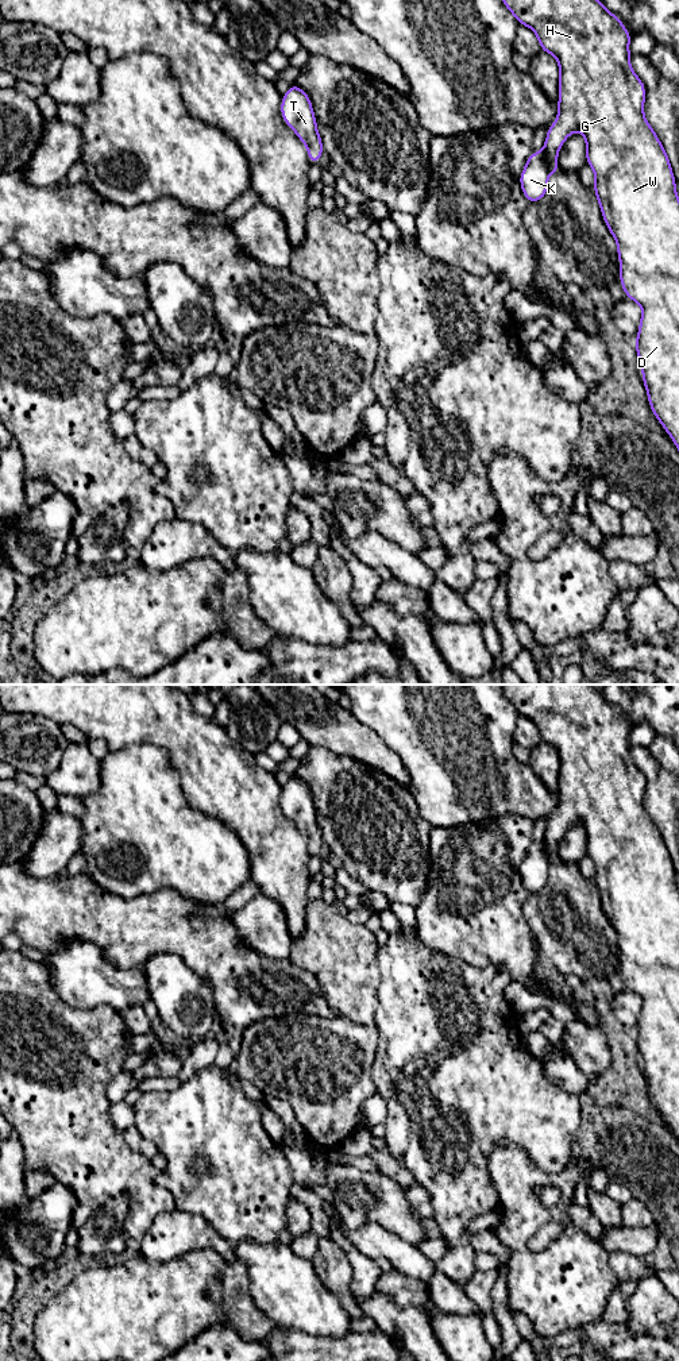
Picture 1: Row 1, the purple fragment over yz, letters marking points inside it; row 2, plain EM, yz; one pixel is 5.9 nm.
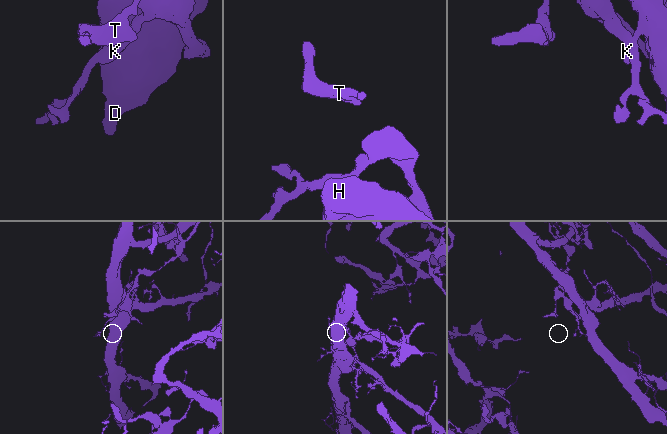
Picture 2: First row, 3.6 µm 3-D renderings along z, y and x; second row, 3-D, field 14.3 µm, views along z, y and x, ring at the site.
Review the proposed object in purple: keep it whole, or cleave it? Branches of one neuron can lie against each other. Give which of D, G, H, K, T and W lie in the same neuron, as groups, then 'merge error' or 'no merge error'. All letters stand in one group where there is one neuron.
groups D G H W / K T; merge error

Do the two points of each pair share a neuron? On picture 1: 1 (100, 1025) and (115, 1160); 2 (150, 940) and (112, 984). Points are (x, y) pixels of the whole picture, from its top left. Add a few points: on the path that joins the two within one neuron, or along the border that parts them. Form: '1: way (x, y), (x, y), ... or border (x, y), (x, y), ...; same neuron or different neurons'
1: way (91, 1059), (91, 1126); same neuron
2: border (100, 949), (123, 968), (139, 968); different neurons

